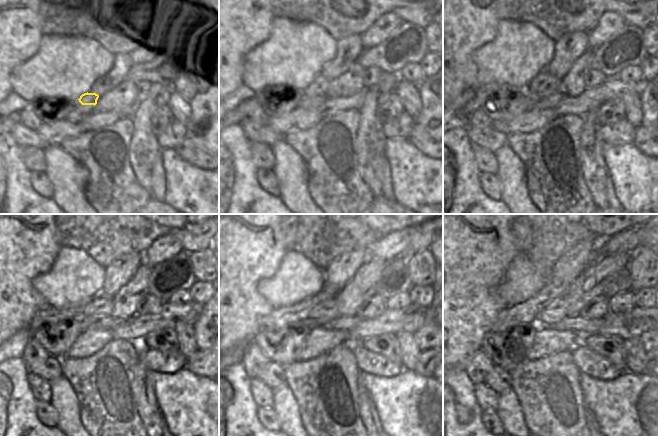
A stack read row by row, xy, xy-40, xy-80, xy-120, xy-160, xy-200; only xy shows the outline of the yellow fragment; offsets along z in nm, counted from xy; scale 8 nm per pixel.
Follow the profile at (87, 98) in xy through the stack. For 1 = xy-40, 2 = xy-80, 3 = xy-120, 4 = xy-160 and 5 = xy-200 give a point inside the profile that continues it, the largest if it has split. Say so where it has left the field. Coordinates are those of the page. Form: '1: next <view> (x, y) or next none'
1: next xy-40 (316, 101)
2: next xy-80 (551, 101)
3: next xy-120 (109, 323)
4: next xy-160 (339, 323)
5: next xy-200 (579, 325)

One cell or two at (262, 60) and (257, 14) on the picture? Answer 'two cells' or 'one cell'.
two cells

